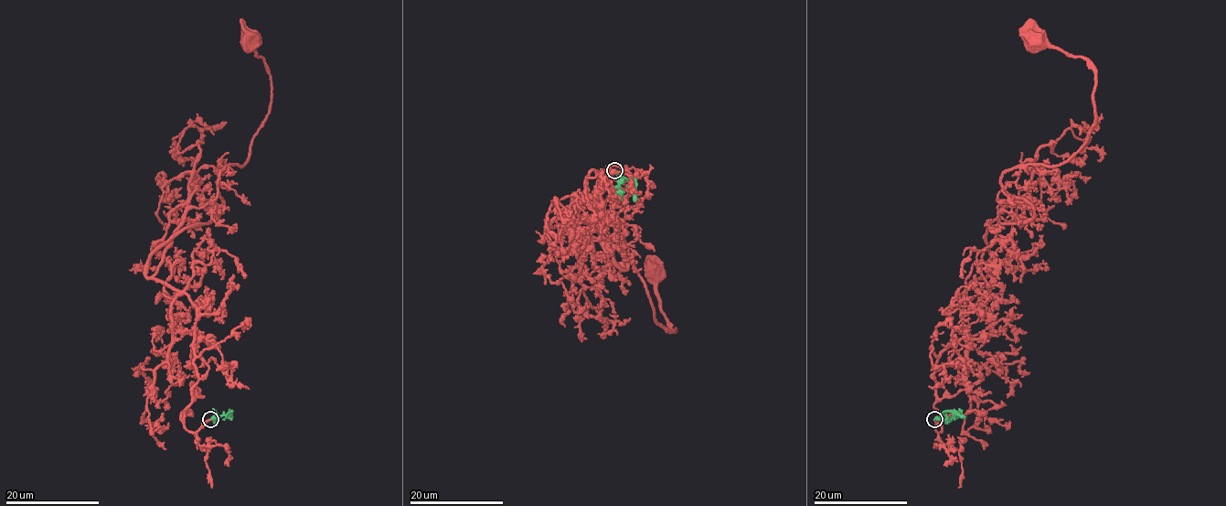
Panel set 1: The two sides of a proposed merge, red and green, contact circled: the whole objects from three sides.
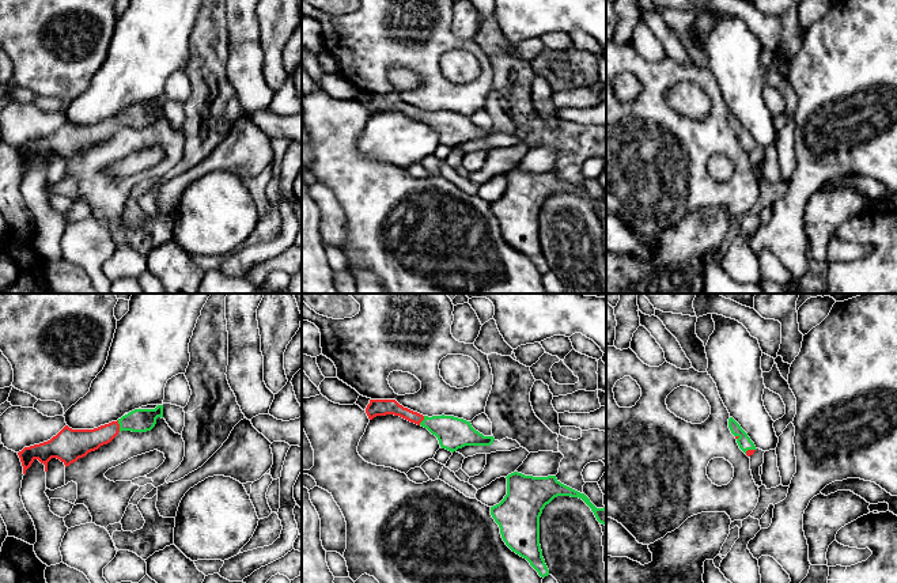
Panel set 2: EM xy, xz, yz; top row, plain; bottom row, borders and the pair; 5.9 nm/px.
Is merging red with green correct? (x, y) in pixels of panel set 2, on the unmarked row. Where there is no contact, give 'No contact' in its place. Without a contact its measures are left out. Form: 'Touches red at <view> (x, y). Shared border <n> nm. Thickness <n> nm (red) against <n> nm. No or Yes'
Touches red at xy (118, 121). Shared border 70 nm. Thickness 160 nm (red) against 140 nm. Yes

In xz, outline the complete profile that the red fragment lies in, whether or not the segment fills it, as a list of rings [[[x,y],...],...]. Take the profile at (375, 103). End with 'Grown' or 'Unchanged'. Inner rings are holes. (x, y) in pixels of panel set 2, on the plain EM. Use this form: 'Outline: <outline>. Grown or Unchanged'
Outline: [[[370,95],[366,103],[370,116],[376,111],[394,110],[427,124],[439,136],[442,144],[451,148],[465,141],[491,141],[493,132],[484,132],[470,117],[454,111],[423,111],[400,101],[395,95]]]. Grown

